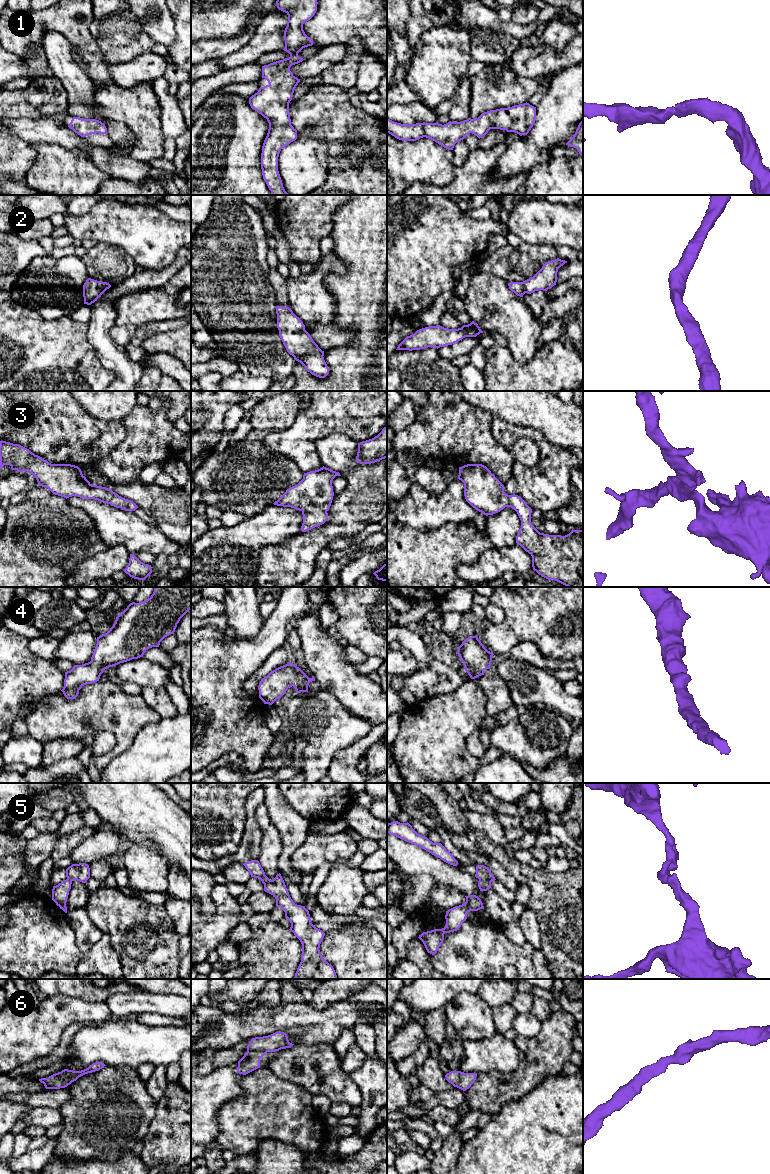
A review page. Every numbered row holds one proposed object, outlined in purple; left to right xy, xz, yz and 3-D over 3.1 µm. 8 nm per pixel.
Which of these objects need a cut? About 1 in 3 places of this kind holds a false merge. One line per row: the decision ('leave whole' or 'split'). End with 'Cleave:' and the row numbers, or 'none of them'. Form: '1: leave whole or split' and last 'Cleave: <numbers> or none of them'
1: leave whole
2: leave whole
3: leave whole
4: leave whole
5: split
6: leave whole
Cleave: 5

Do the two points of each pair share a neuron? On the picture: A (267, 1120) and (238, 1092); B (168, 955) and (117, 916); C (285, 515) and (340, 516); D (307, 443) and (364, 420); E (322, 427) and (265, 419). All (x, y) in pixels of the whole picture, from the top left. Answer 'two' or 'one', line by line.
A: two
B: one
C: two
D: one
E: two

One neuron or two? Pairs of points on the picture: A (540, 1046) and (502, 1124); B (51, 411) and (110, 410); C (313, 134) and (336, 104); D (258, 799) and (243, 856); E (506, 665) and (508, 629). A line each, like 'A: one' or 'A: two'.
A: two
B: two
C: two
D: one
E: two

